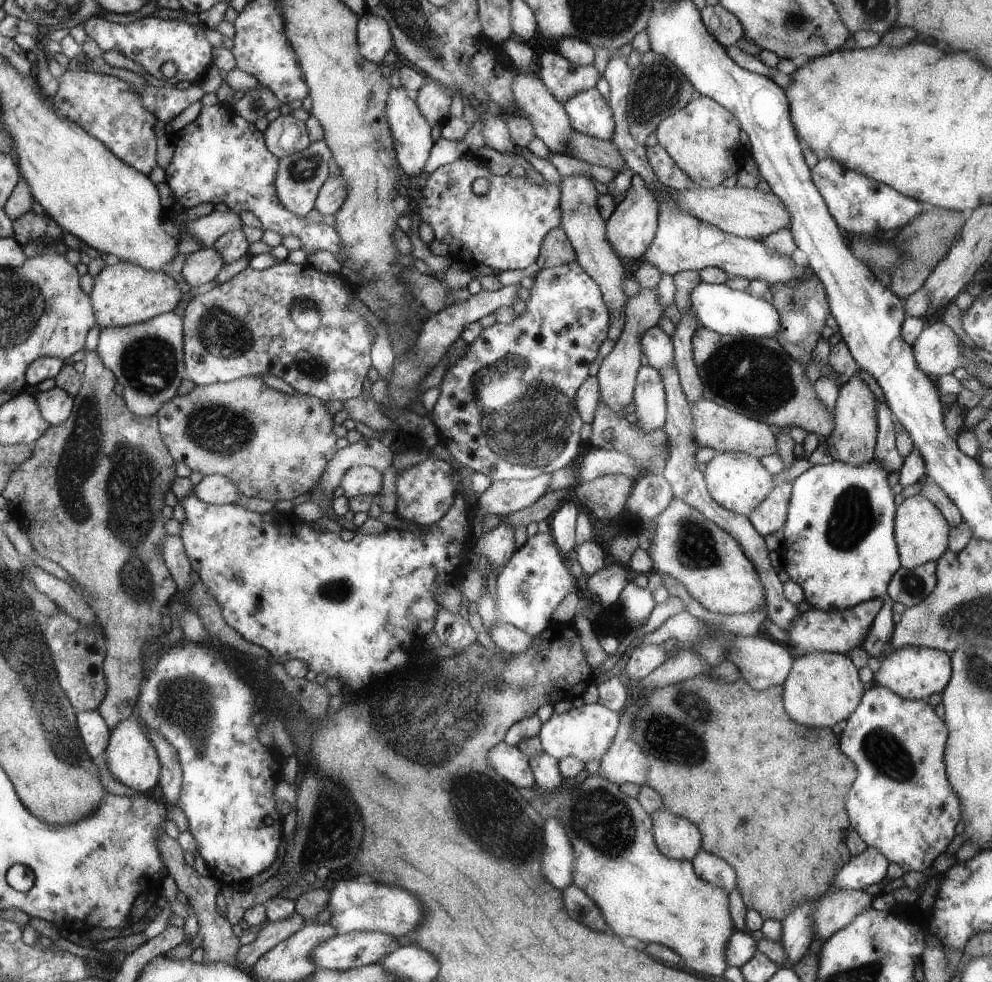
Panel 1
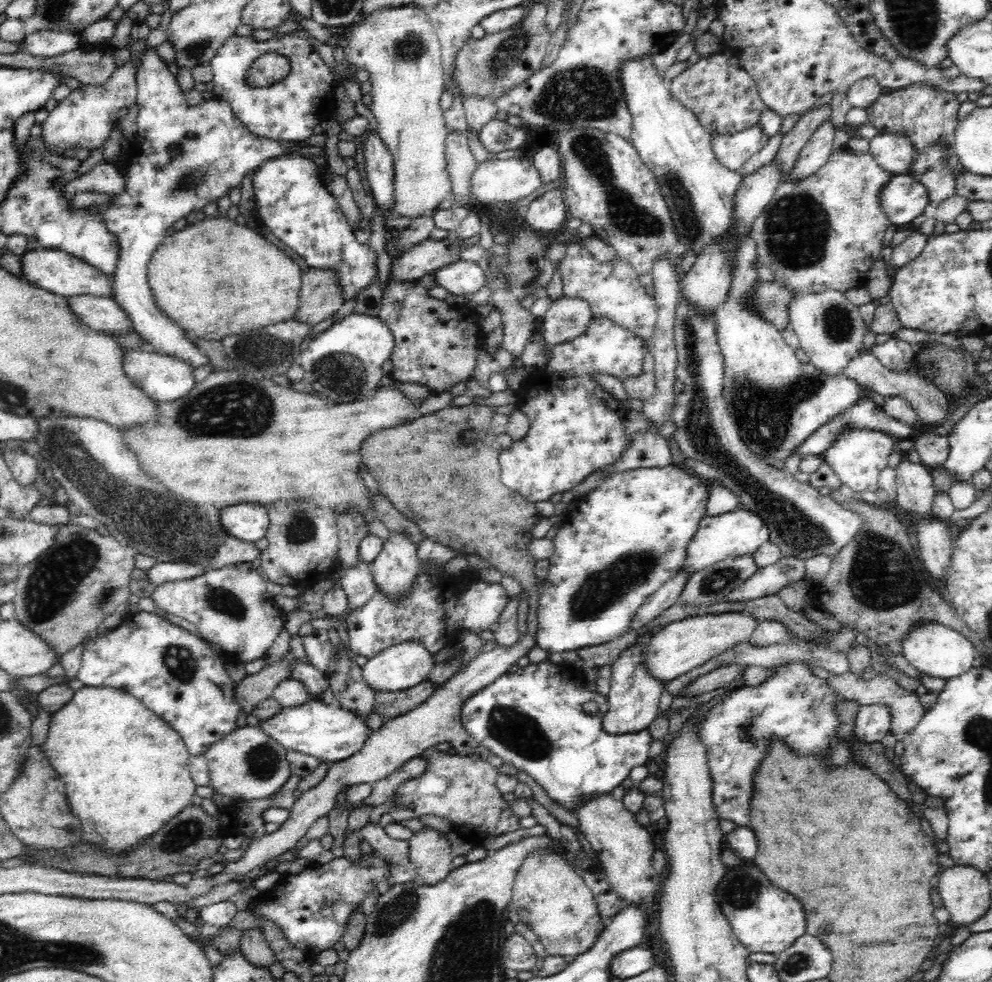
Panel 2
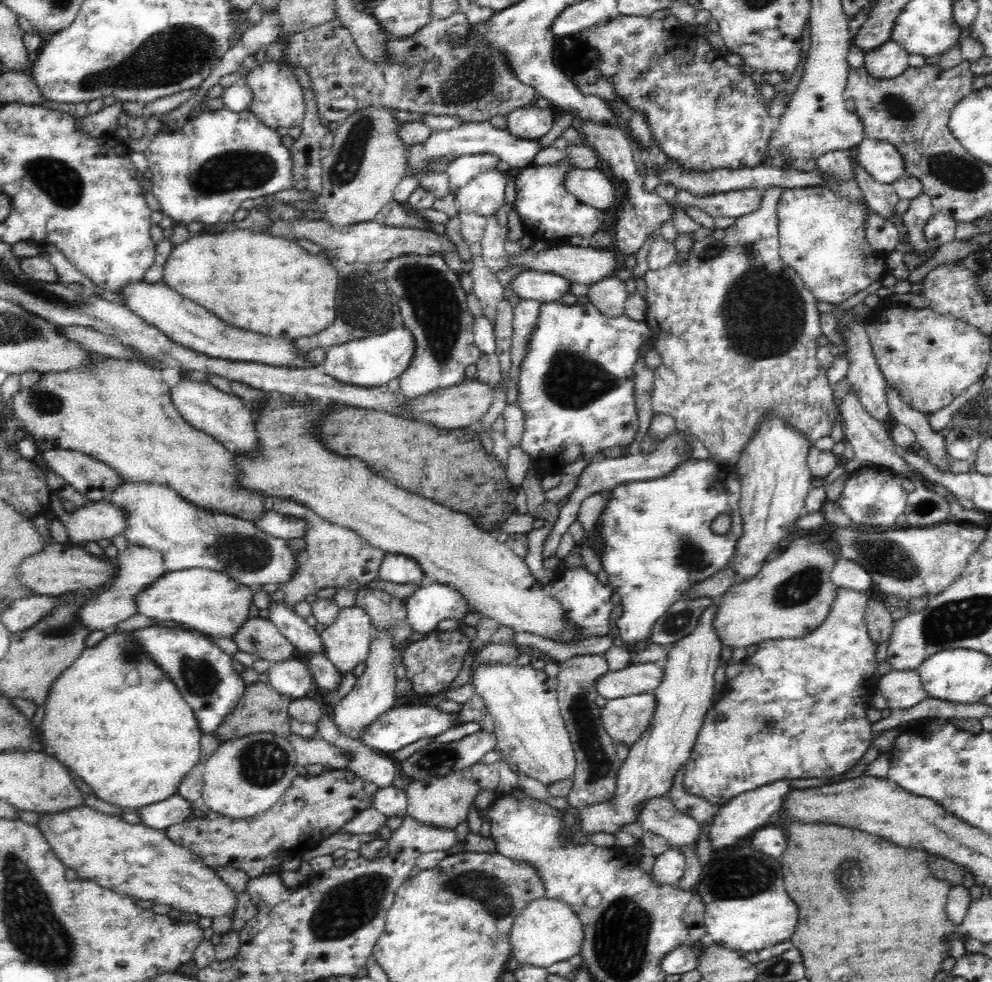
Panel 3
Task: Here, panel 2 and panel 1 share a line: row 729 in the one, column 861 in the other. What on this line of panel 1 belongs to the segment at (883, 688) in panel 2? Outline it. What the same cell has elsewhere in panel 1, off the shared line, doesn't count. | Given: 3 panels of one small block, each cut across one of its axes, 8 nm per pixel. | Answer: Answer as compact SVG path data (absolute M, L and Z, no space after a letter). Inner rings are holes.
M834 890L814 901L814 936L821 942L848 926L860 912L872 907L875 896L864 890Z

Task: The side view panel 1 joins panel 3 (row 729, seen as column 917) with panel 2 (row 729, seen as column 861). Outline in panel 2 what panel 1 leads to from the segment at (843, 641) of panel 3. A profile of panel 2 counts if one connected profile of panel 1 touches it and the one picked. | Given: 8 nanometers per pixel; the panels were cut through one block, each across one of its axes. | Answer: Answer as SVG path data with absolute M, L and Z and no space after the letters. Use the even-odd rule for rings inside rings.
M803 662L776 666L772 668L773 676L762 684L755 687L744 685L724 694L704 720L702 739L706 741L707 752L710 753L711 775L714 781L712 803L721 819L730 820L740 826L750 822L752 772L756 772L756 760L764 756L764 744L768 744L768 736L776 734L782 740L788 740L788 744L792 744L792 748L796 748L798 752L820 752L820 748L828 746L830 738L840 726L835 707L840 698L835 690L812 673L811 667Z

